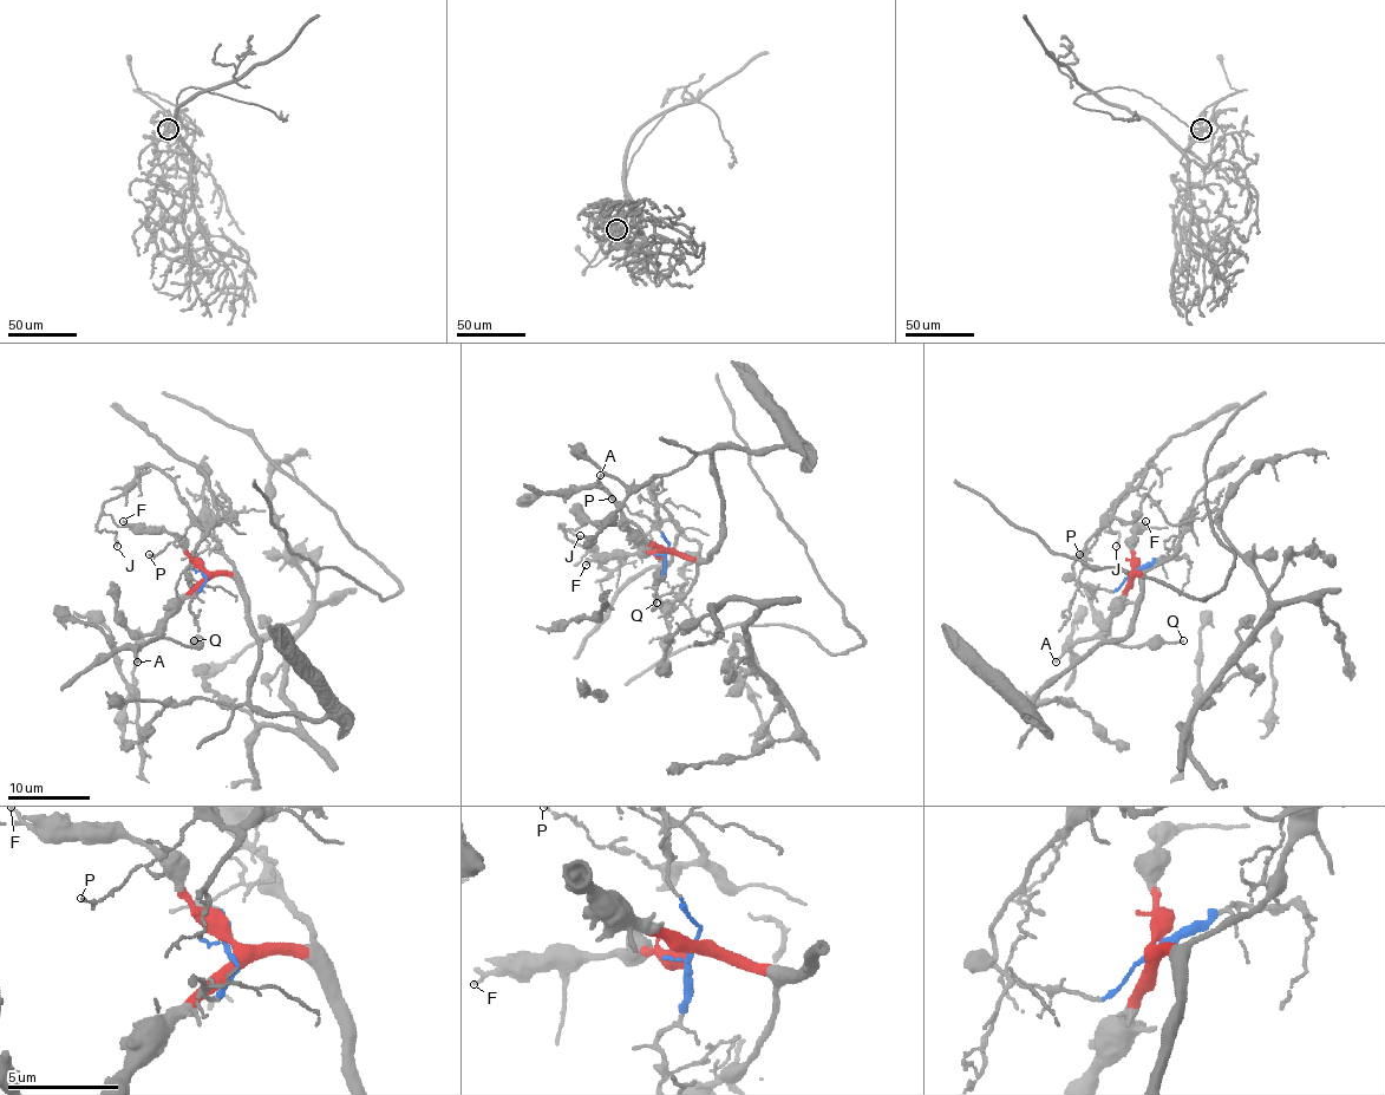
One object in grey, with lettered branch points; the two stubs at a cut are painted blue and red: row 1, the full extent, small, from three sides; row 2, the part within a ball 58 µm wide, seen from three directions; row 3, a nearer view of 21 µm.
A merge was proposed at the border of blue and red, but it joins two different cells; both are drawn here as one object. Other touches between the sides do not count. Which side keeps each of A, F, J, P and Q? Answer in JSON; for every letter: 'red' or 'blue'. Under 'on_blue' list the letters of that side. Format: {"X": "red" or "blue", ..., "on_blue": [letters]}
{"A": "red", "F": "red", "J": "blue", "P": "blue", "Q": "red", "on_blue": ["J", "P"]}

